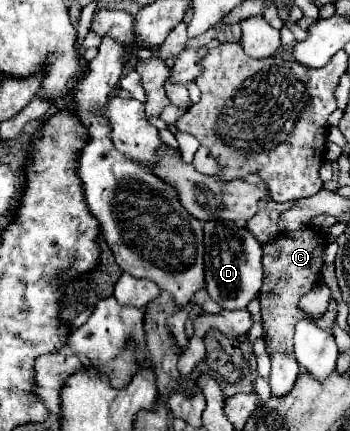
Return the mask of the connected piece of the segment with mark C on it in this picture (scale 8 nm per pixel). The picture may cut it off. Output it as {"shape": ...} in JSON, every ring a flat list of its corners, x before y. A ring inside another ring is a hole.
{"shape":[[298,229,290,233,282,233,276,241,264,245,264,285,260,291,260,307,262,307,262,321,264,329,268,333,268,353,272,351,284,351,292,353,292,337,294,327,300,319,306,317,298,309,298,299,312,291,312,285,320,279,322,271,322,251,324,251,324,239,314,229],[274,253,278,253,278,259,274,259]]}

